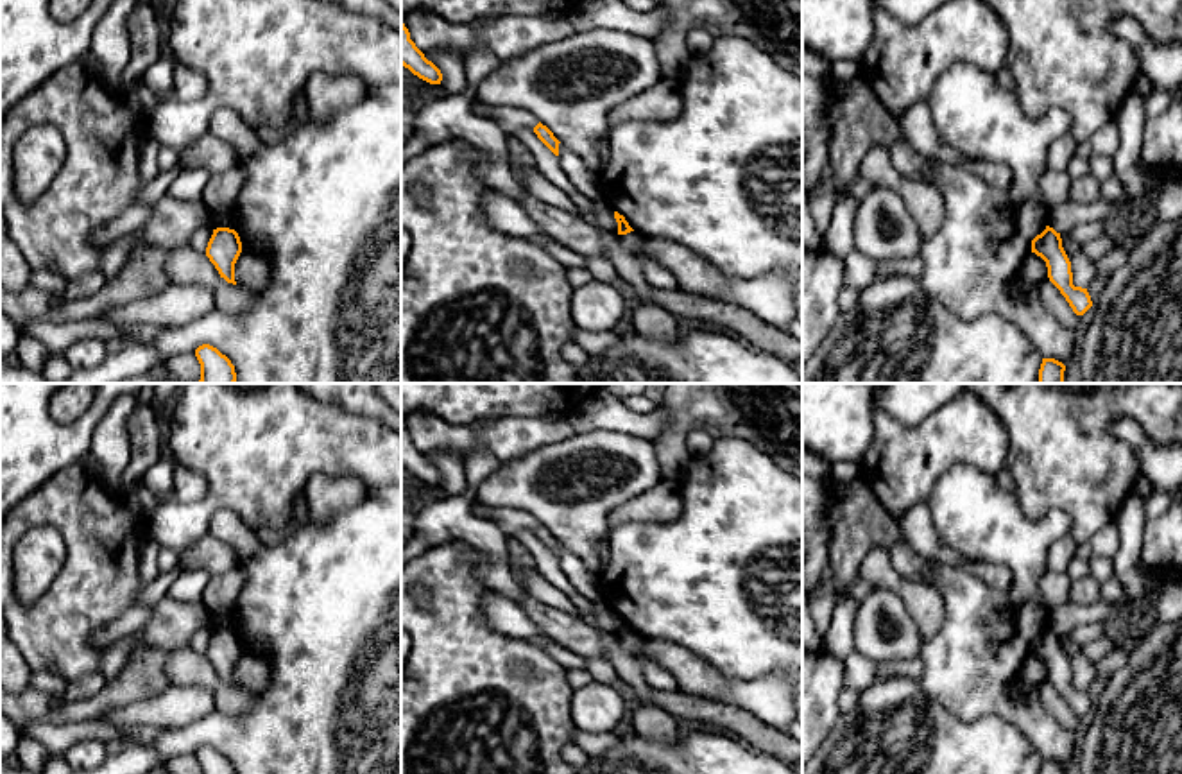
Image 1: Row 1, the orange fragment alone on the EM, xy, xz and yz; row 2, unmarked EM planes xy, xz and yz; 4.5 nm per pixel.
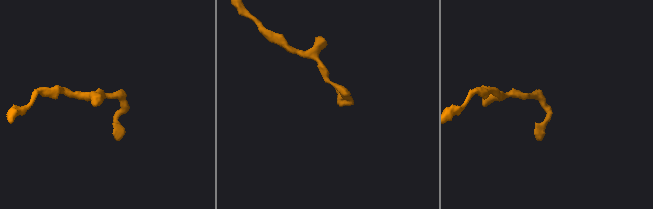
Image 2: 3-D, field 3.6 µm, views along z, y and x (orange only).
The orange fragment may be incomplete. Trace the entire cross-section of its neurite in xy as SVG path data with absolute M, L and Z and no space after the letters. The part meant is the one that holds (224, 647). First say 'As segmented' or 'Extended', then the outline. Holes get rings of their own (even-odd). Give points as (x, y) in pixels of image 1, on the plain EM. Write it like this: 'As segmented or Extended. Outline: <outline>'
As segmented. Outline: M217 629L206 649L206 658L227 684L235 683L235 665L242 654L242 643L235 631Z

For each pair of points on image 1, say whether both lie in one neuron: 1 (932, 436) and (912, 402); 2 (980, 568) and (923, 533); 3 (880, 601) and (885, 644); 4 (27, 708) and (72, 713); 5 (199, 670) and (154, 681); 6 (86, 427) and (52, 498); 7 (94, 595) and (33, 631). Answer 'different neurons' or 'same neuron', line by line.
1: different neurons
2: same neuron
3: same neuron
4: same neuron
5: different neurons
6: different neurons
7: same neuron

